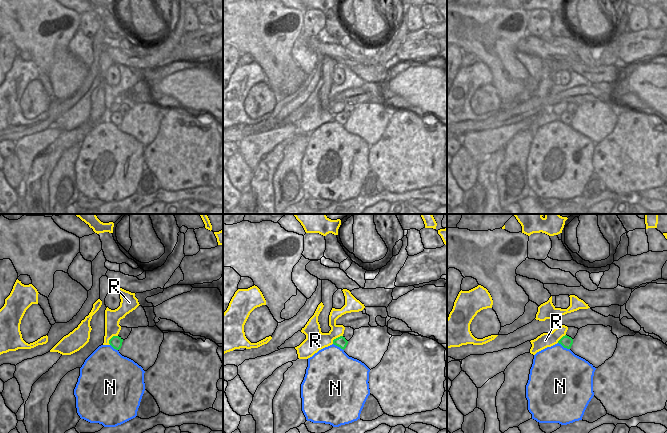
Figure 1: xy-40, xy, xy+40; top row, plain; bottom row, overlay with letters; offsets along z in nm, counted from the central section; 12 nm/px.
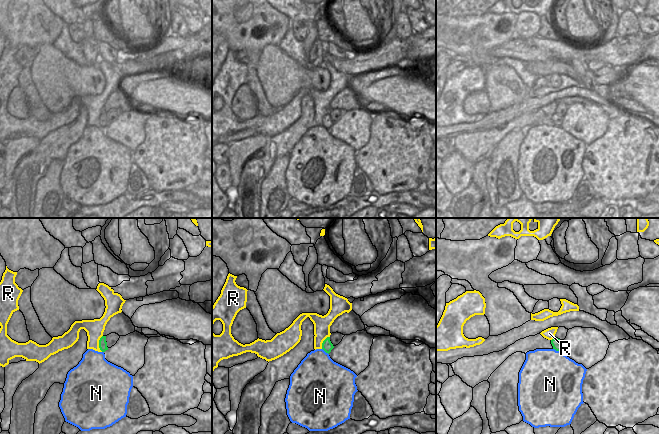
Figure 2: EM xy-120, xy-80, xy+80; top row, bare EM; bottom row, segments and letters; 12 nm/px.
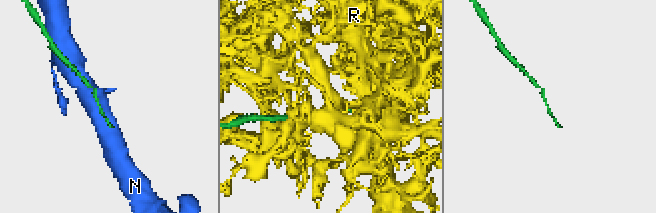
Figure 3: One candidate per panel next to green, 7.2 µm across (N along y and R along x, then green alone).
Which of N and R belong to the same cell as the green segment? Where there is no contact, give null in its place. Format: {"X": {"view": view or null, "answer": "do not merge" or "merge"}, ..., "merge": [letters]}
{"N": {"view": "xy+40", "answer": "do not merge"}, "R": {"view": "xy-40", "answer": "do not merge"}, "merge": []}

